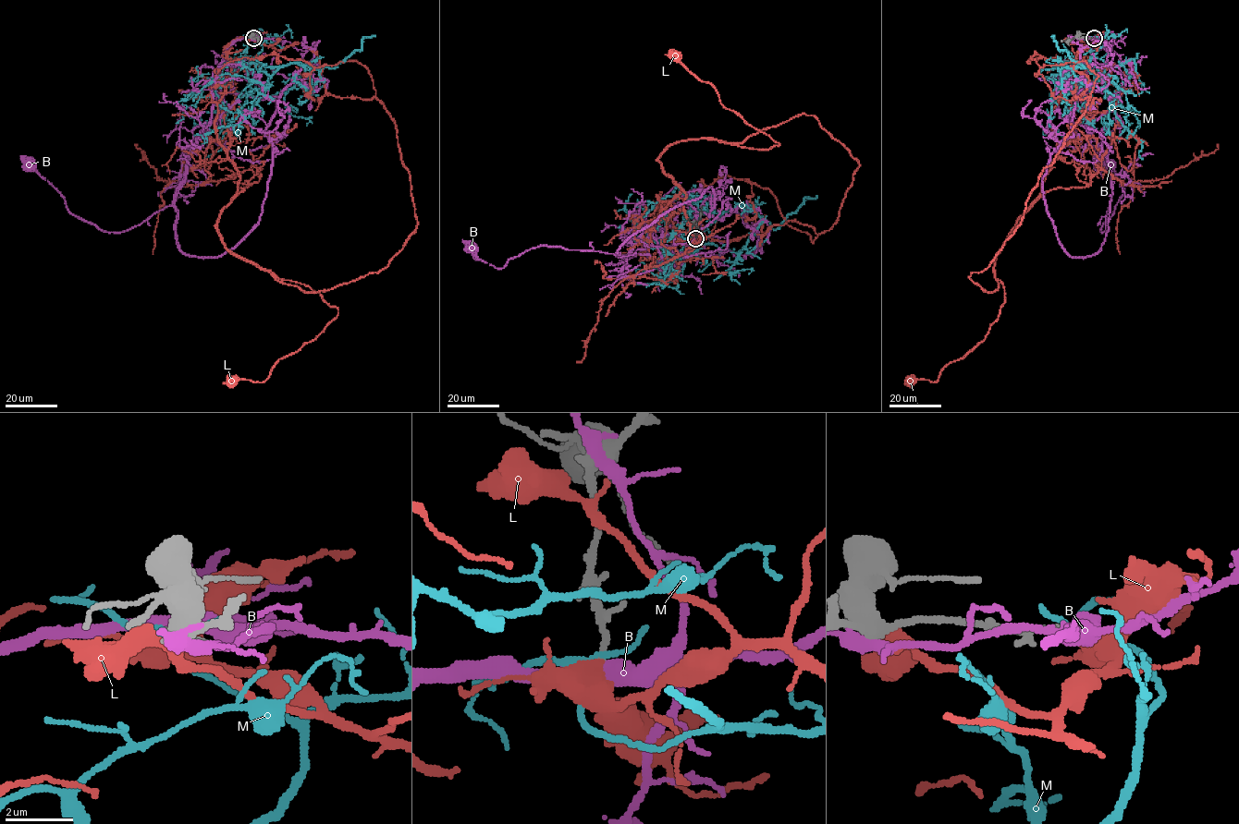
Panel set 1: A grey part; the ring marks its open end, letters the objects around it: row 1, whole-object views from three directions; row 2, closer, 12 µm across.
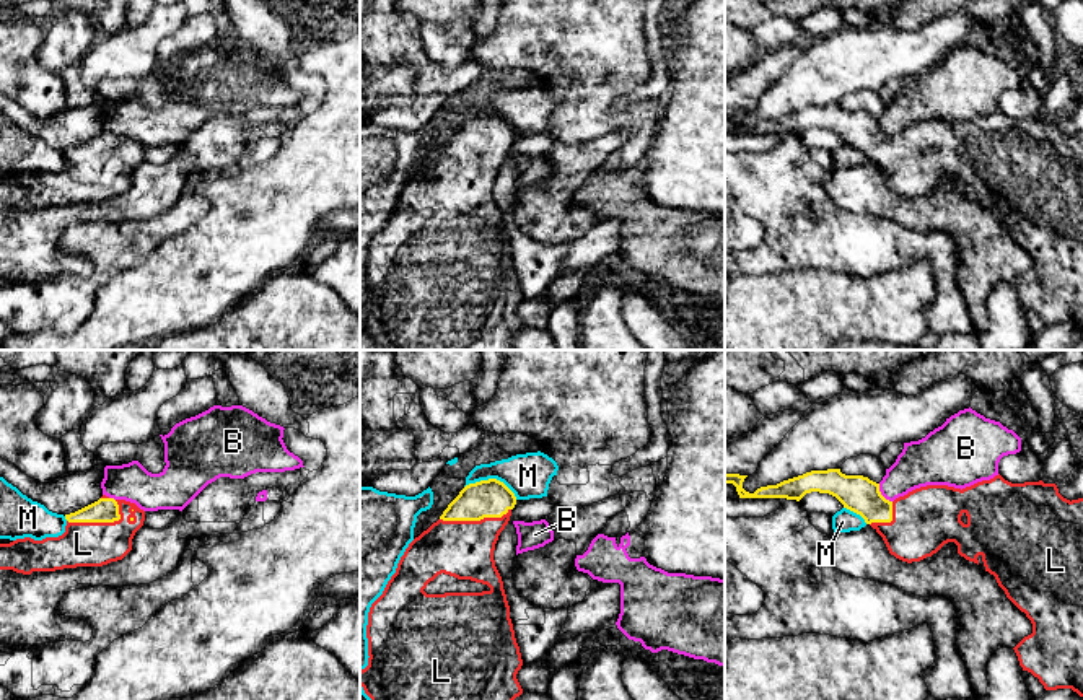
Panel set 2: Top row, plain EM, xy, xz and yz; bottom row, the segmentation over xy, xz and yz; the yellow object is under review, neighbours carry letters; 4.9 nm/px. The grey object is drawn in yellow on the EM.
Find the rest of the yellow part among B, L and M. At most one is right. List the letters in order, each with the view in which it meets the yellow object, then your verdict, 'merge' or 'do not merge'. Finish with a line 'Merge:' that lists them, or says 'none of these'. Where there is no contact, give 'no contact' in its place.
B: meets yellow in yz; do not merge
L: meets yellow in xz; merge
M: meets yellow in xz; do not merge
Merge: L

